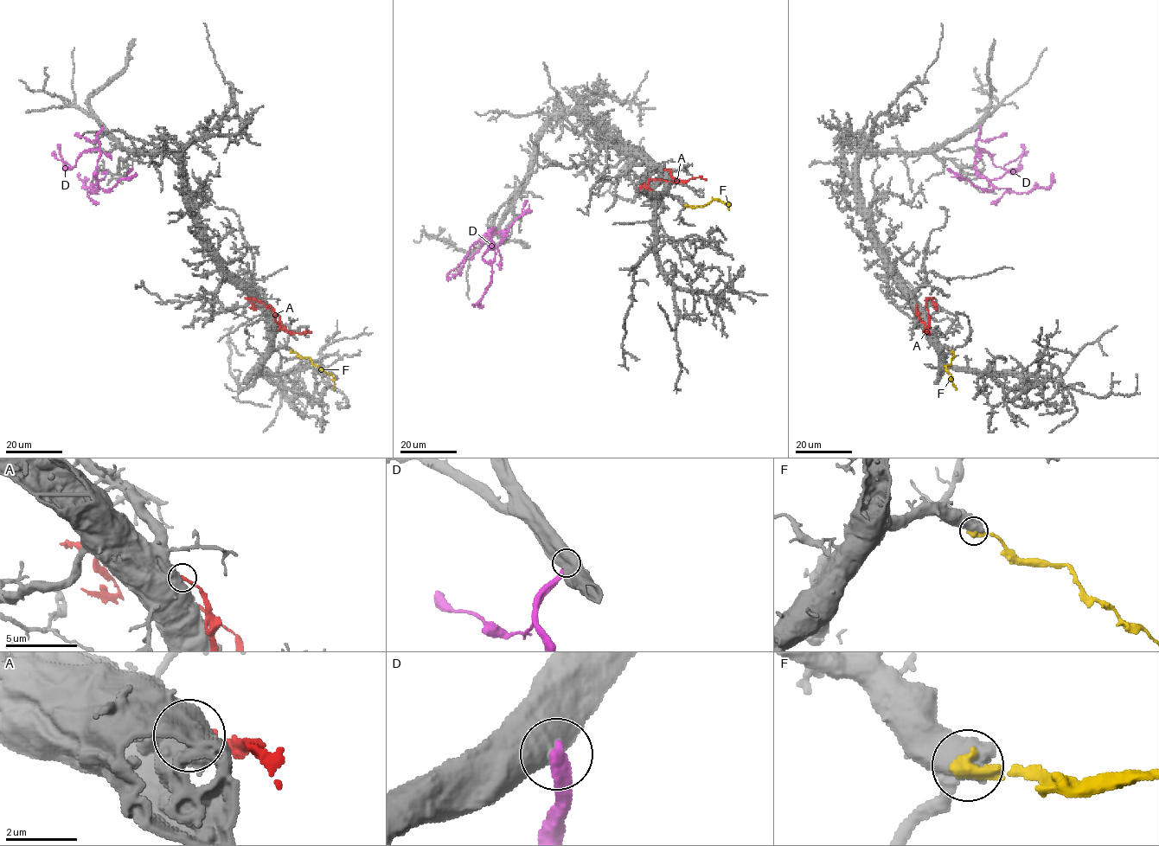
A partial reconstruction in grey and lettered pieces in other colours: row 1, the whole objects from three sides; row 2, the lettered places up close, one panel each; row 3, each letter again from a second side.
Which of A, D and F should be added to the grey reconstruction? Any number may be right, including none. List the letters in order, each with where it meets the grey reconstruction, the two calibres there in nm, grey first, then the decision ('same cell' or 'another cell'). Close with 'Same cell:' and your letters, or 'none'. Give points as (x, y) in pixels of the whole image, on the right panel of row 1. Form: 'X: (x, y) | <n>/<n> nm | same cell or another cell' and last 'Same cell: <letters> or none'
A: (916, 304) | 750/240 nm | another cell
D: (980, 126) | 700/400 nm | another cell
F: (952, 351) | 800/480 nm | another cell
Same cell: none

